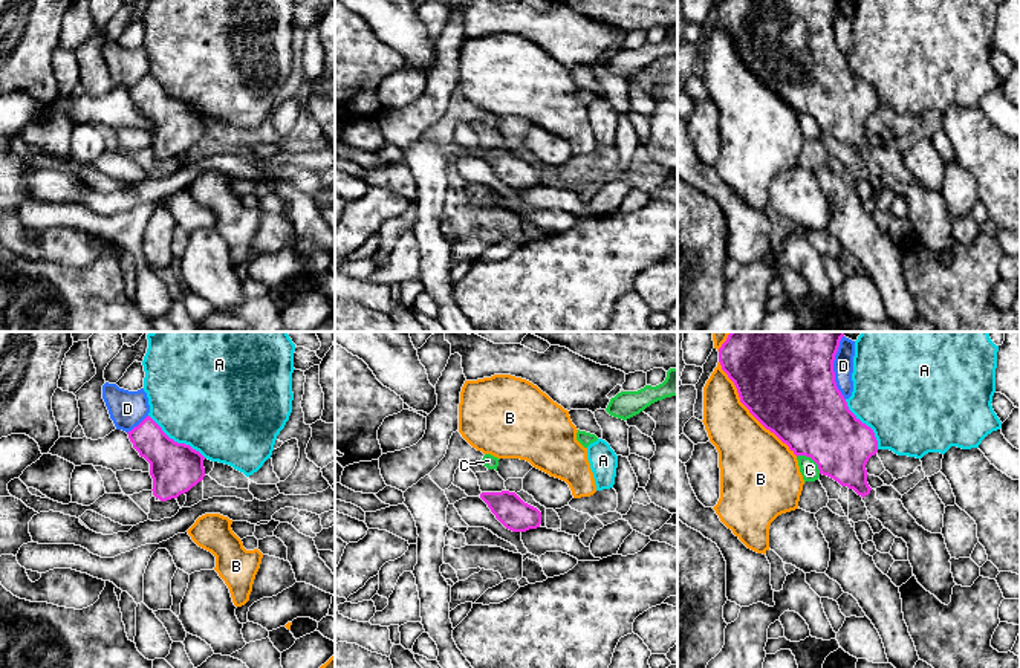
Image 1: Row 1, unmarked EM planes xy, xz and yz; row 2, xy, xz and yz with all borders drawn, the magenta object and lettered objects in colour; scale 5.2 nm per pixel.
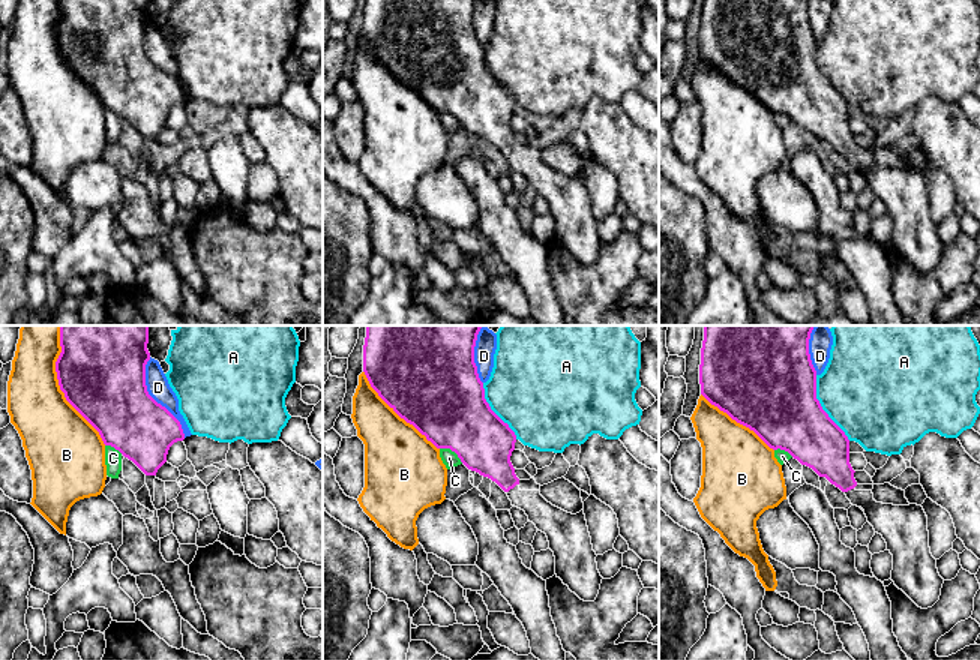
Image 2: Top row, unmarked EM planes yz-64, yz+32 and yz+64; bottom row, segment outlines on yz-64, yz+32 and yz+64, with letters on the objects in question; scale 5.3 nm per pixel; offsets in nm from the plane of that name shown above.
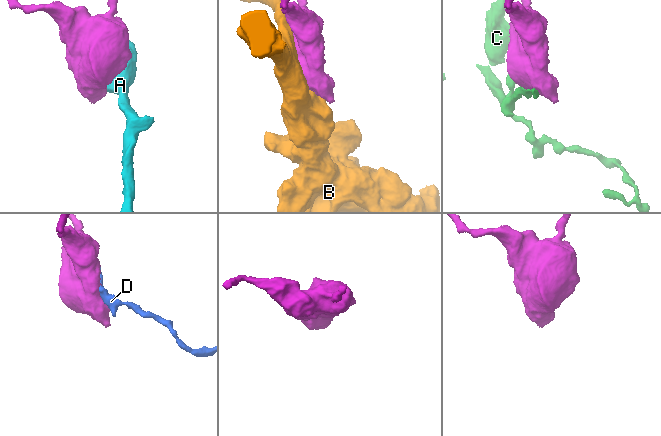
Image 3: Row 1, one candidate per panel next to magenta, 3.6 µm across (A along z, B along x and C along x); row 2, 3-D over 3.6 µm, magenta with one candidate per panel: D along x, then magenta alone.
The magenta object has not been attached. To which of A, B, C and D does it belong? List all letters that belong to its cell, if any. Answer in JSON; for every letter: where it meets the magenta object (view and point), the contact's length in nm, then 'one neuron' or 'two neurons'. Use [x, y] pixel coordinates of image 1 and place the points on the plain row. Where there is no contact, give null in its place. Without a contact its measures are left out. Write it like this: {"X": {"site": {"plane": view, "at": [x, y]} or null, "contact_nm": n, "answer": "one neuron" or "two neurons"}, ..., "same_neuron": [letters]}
{"A": {"site": {"plane": "xy", "at": [176, 100]}, "contact_nm": 380, "answer": "two neurons"}, "B": {"site": {"plane": "yz", "at": [748, 66]}, "contact_nm": 650, "answer": "two neurons"}, "C": {"site": {"plane": "yz", "at": [811, 115]}, "contact_nm": 160, "answer": "two neurons"}, "D": {"site": {"plane": "yz", "at": [834, 29]}, "contact_nm": 300, "answer": "two neurons"}, "same_neuron": []}

